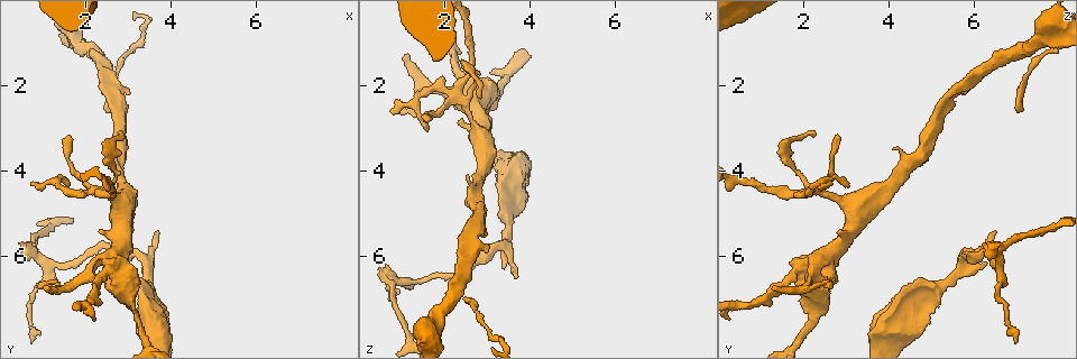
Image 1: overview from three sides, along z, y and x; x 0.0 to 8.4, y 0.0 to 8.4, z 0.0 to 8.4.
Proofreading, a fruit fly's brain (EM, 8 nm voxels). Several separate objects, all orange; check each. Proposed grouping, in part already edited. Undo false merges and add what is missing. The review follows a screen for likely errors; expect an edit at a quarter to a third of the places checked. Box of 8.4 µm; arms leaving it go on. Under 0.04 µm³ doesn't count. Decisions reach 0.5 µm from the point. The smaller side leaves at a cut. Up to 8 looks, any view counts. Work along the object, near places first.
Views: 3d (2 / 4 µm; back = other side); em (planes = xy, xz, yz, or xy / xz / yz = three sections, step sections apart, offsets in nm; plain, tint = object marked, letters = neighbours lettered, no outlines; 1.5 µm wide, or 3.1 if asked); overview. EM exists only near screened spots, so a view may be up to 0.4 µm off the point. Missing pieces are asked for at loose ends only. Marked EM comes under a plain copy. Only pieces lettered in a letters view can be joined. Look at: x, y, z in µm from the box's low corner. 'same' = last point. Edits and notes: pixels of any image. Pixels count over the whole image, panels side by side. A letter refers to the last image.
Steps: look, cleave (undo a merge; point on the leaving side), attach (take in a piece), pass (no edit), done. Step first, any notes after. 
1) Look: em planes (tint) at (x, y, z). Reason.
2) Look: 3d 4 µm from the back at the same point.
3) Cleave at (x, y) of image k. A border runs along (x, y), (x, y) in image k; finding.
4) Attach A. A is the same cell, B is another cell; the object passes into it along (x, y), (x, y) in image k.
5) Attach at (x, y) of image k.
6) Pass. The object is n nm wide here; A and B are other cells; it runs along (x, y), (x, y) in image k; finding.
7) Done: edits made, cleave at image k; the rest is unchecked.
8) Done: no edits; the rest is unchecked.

Look: em planes (letters) at (0.85, 5.80, 6.60). Abrupt turn.

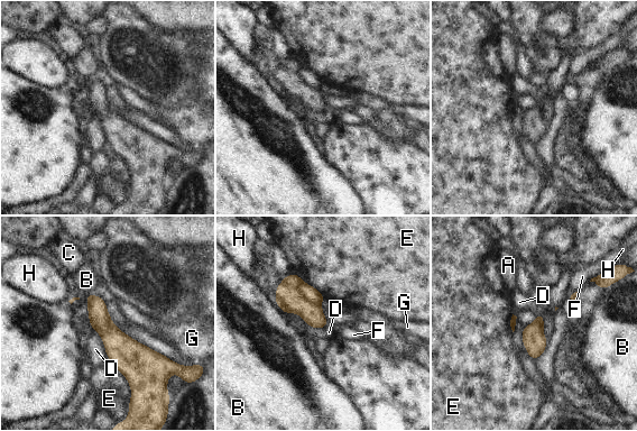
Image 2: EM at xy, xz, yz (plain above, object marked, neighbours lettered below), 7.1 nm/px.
Pass. A, B, C, D, E, F, G and H are other cells; a border runs along (538, 312), (544, 318), (547, 339) in image 2; continuous, no second neuron.

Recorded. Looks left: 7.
Look: em planes (letters) at (0.70, 4.35, 2.55).

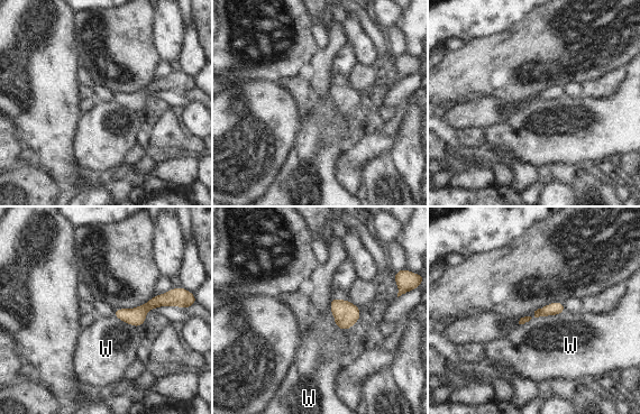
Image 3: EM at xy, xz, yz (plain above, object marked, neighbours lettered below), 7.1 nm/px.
Pass. W is another cell; a border runs along (565, 310), (558, 314), (535, 318) in image 3; no lettered piece goes on from it.

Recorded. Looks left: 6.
Look: em planes (letters) at (1.10, 6.80, 1.30).

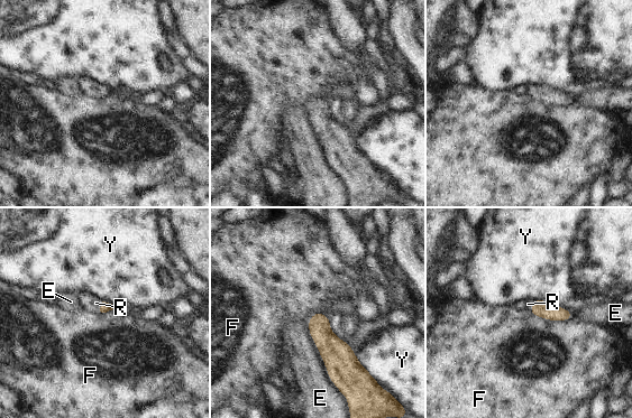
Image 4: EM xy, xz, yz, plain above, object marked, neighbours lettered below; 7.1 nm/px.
Attach R. The longest contact is with E, 500 nm; R is the same cell, E, F and Y are other cells; it goes on there.

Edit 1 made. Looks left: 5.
Done: edits made, attach at image 4; the rest is unchecked.

